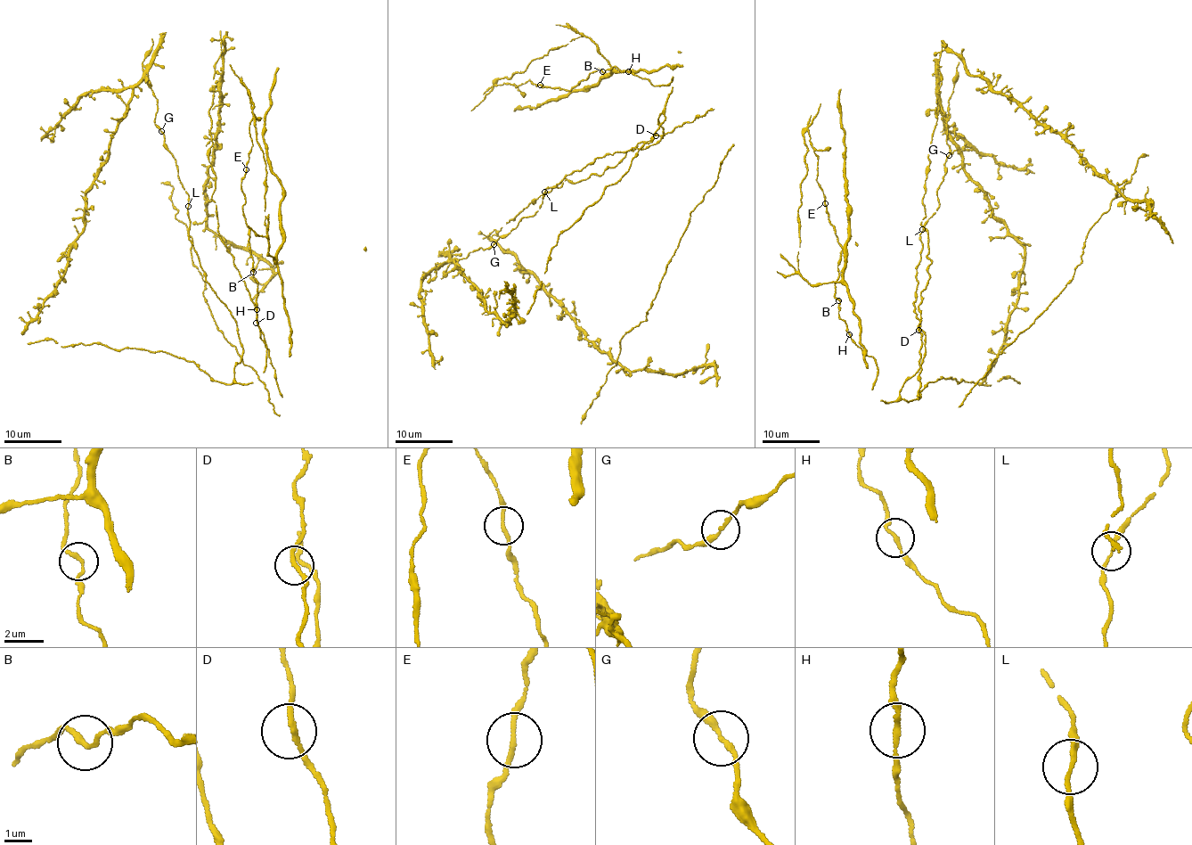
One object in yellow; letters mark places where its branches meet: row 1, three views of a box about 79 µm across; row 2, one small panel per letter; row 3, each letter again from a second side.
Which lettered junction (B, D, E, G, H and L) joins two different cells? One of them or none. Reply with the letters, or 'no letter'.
no letter

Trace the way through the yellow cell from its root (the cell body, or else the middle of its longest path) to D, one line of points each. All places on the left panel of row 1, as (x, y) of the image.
D: (255, 309), (256, 323)

